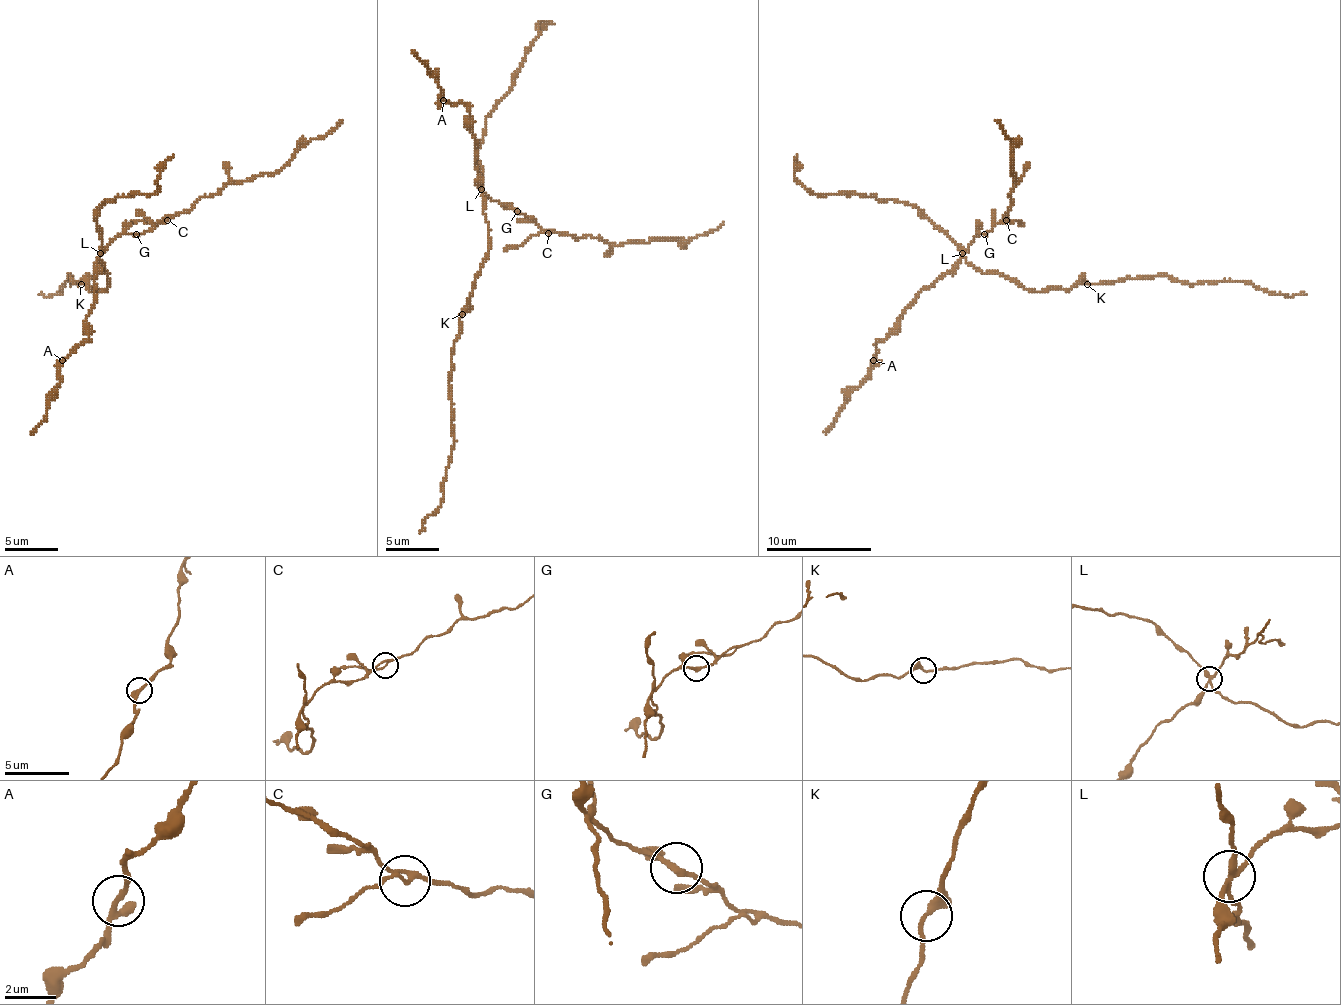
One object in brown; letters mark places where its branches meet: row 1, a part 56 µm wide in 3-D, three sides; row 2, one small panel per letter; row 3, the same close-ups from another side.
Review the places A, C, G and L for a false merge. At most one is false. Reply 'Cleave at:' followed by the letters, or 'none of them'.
Cleave at: L

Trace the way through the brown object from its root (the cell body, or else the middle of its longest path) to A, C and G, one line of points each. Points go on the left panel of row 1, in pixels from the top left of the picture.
A: (105, 273), (102, 273), (105, 265), (99, 257), (94, 278), (94, 305), (86, 315), (89, 337), (62, 360)
C: (105, 273), (102, 273), (105, 265), (99, 257), (118, 236), (144, 234), (157, 223), (168, 220)
G: (105, 273), (102, 273), (105, 265), (99, 260), (102, 252), (118, 236), (136, 234)

